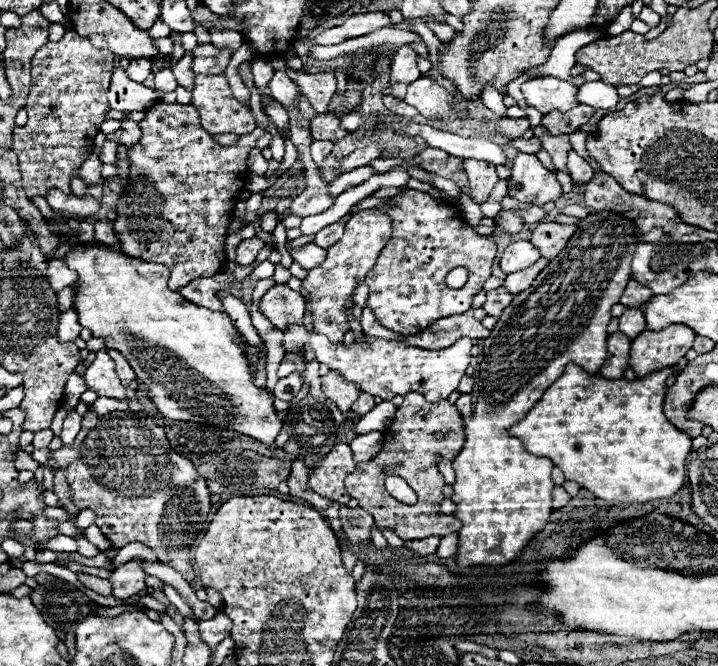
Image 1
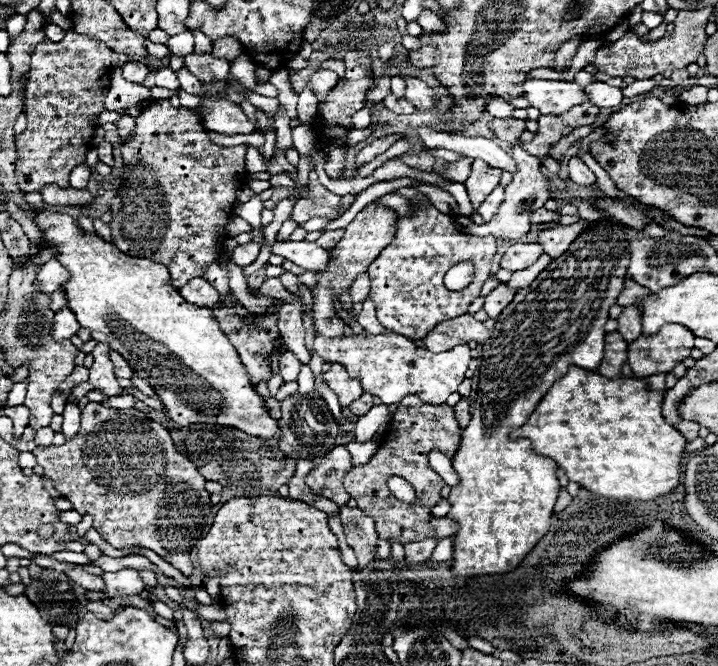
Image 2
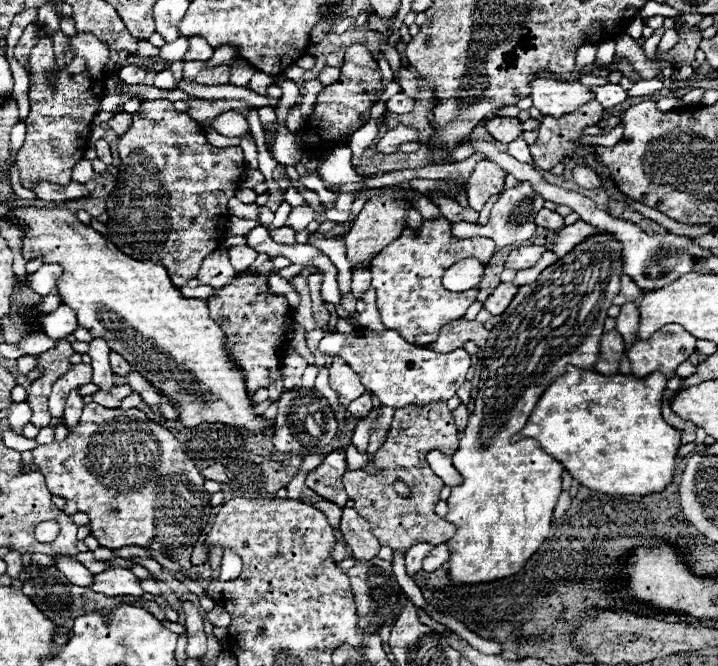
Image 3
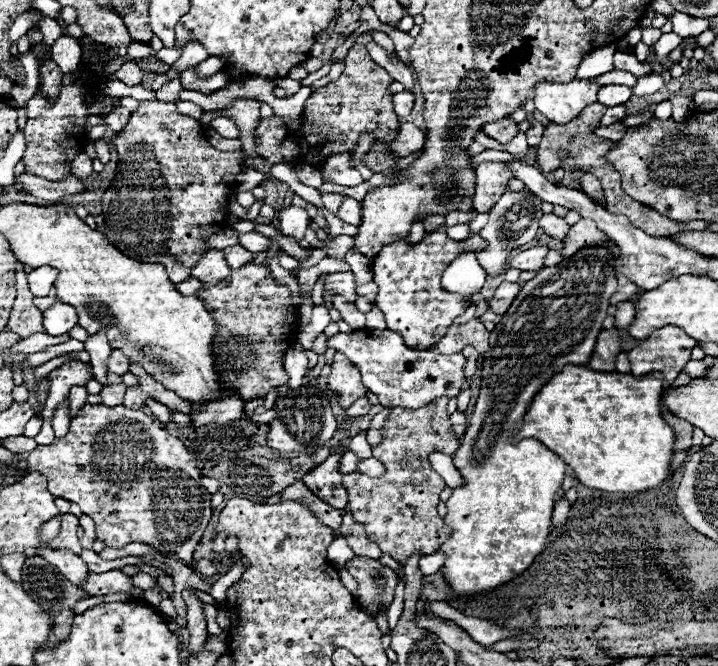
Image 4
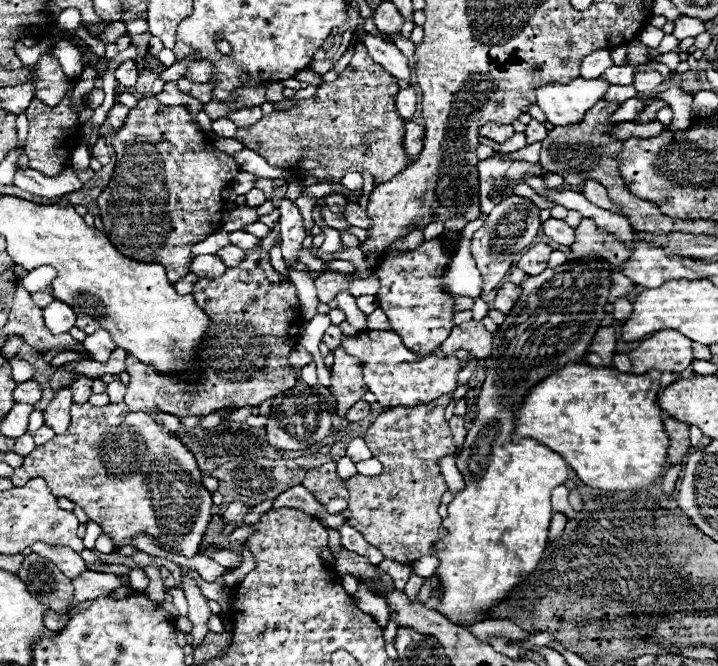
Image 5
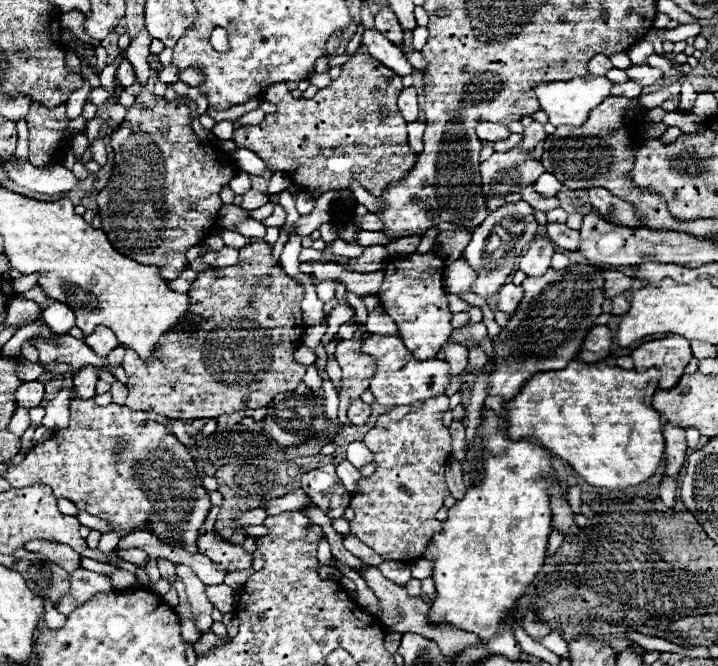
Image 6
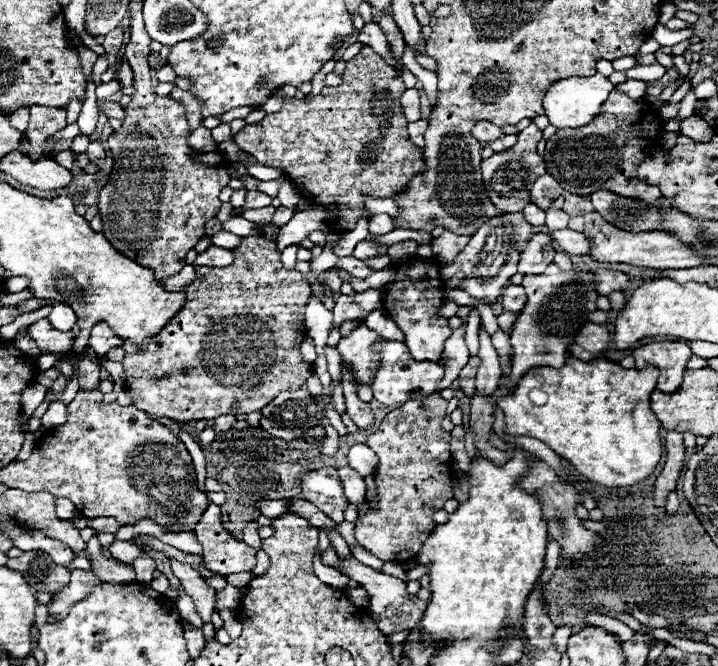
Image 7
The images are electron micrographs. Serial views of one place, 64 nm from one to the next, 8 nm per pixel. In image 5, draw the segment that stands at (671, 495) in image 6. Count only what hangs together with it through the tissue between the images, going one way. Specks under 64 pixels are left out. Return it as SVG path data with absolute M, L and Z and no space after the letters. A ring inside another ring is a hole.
M676 464L676 466L670 466L670 468L668 468L668 472L666 472L664 478L662 478L662 490L664 490L664 494L670 496L670 494L674 492L674 484L676 484L676 480L678 480L680 470L682 470L682 464Z

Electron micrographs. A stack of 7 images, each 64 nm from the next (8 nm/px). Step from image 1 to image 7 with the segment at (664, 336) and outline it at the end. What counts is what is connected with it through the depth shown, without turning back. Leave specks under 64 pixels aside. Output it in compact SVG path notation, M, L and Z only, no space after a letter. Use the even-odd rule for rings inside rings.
M654 342L636 348L632 356L636 358L638 370L656 366L660 370L656 388L670 394L676 392L676 388L682 384L682 374L688 360L692 358L692 350L686 342Z

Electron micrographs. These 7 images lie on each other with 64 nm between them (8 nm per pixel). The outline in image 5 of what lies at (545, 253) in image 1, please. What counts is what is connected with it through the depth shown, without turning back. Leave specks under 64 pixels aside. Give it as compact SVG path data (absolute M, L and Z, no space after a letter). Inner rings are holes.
M582 218L570 250L574 256L600 256L612 264L622 264L630 258L630 246L622 246L622 242L610 238L610 234L598 228L590 218Z

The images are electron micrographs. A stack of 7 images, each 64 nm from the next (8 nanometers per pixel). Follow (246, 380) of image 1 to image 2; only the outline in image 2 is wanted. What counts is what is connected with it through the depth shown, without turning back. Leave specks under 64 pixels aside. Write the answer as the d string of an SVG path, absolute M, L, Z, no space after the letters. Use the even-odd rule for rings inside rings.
M40 210L34 220L44 240L56 248L56 260L72 274L62 288L80 326L90 328L94 340L106 342L124 356L132 370L154 388L170 420L180 426L232 426L262 440L278 434L278 422L264 406L266 398L250 384L236 348L220 330L212 310L186 302L170 286L166 266L126 256L100 236L84 234L68 214Z

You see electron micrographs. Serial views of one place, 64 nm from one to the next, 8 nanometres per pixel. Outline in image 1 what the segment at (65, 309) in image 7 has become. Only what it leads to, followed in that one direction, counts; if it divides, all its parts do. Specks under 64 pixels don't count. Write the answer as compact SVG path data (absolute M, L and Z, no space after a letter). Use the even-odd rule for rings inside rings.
M76 310L62 312L60 326L58 326L58 340L60 342L74 342L78 338L80 330L82 330L82 326L78 324L78 312Z

